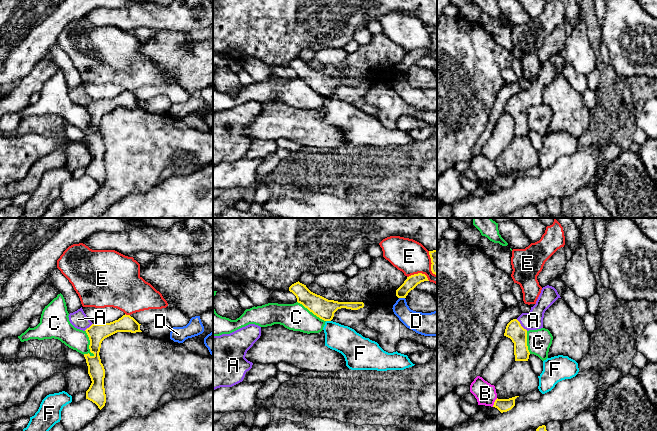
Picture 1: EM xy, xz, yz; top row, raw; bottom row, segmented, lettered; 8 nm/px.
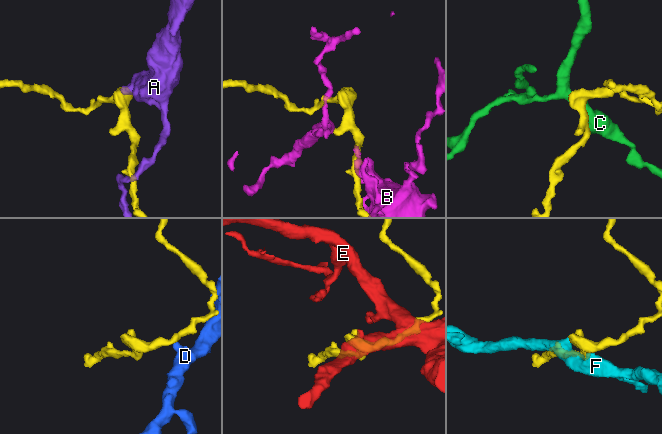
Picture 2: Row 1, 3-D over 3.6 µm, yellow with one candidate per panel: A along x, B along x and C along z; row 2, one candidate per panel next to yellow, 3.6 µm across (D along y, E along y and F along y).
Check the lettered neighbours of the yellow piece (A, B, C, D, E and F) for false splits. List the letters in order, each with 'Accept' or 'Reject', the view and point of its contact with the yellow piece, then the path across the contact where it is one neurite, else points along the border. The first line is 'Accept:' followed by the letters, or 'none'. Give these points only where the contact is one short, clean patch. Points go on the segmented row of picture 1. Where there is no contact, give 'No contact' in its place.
Accept: A
A: Accept. Touches yellow at yz (520, 325). Path across: yz (514, 330), (520, 325), (526, 321), (533, 320)
B: Reject. Touches yellow at yz (494, 402)
C: Reject. Touches yellow at xy (90, 343). Boundary: xy (85, 330), (89, 340), (89, 350), (93, 356)
D: Reject. Touches yellow at xz (402, 297). Boundary: xz (399, 297), (404, 298)
E: Reject. Touches yellow at xz (419, 273)
F: Reject. Touches yellow at xz (328, 320)

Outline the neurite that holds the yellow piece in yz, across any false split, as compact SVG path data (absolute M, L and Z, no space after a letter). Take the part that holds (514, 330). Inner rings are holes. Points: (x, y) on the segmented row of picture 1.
M543 287L530 312L522 313L507 324L504 336L514 343L515 361L528 361L530 352L527 346L527 332L543 328L544 313L558 298L561 297L554 287Z

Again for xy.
M82 307L69 314L70 323L77 329L87 333L90 345L90 352L84 354L88 366L88 374L91 378L91 385L86 391L86 399L95 403L101 410L106 403L106 394L104 388L105 369L99 356L102 341L117 332L142 332L140 325L130 315L123 315L118 320L104 324L93 324L84 313Z

